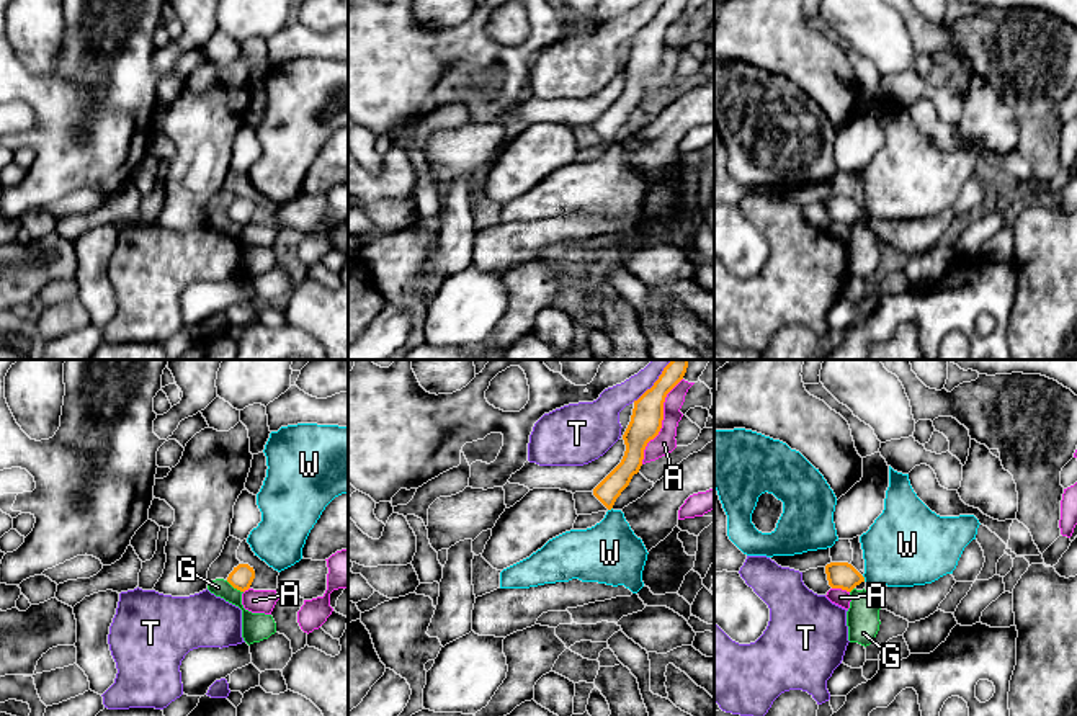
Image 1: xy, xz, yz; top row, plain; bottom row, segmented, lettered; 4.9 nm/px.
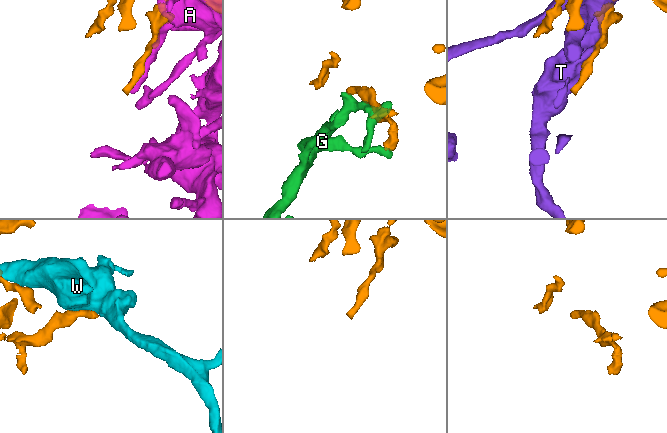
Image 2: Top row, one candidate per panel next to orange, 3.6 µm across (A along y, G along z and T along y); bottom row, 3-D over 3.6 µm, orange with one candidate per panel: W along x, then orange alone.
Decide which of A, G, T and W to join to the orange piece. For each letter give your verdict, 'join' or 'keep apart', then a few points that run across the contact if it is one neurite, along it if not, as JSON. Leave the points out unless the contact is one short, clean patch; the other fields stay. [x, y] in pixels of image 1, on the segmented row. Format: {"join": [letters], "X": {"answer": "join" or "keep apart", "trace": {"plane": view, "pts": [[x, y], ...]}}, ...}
{"join": [], "A": {"answer": "keep apart"}, "G": {"answer": "keep apart", "trace": {"plane": "xy", "pts": [[226, 581], [242, 592]]}}, "T": {"answer": "keep apart"}, "W": {"answer": "keep apart"}}

